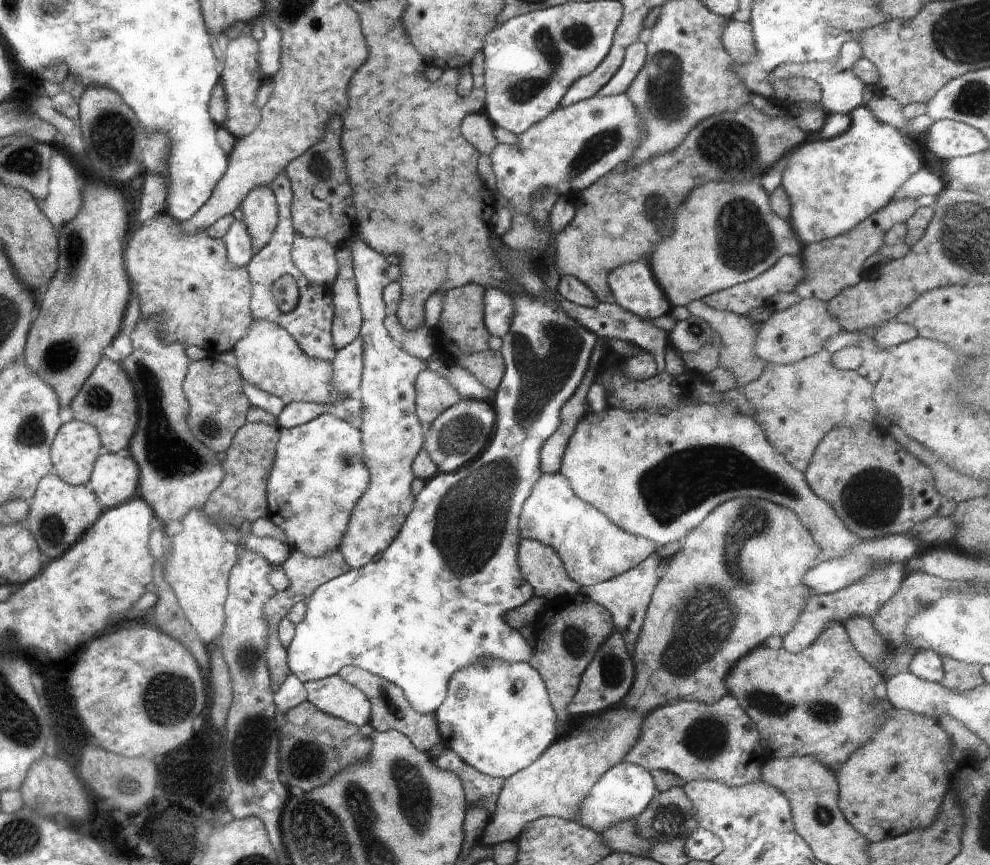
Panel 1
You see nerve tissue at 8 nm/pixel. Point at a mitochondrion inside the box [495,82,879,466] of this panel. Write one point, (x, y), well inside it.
(545, 363)

